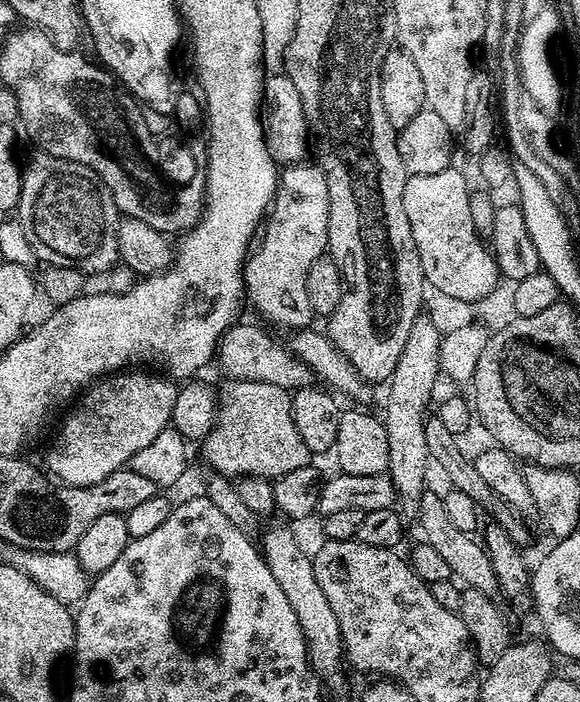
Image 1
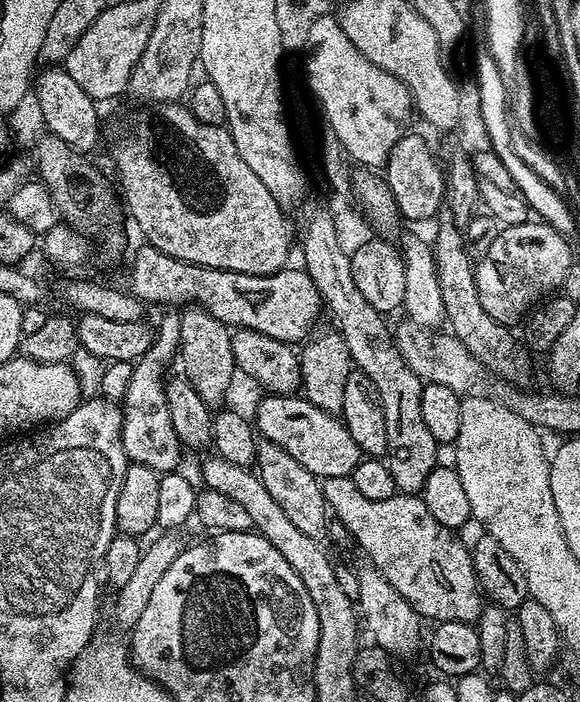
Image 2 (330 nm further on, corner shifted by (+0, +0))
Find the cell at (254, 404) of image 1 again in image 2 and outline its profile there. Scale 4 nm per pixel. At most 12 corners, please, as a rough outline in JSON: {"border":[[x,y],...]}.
{"border":[[325,476],[331,515],[423,619],[475,623],[471,549],[419,495]]}

